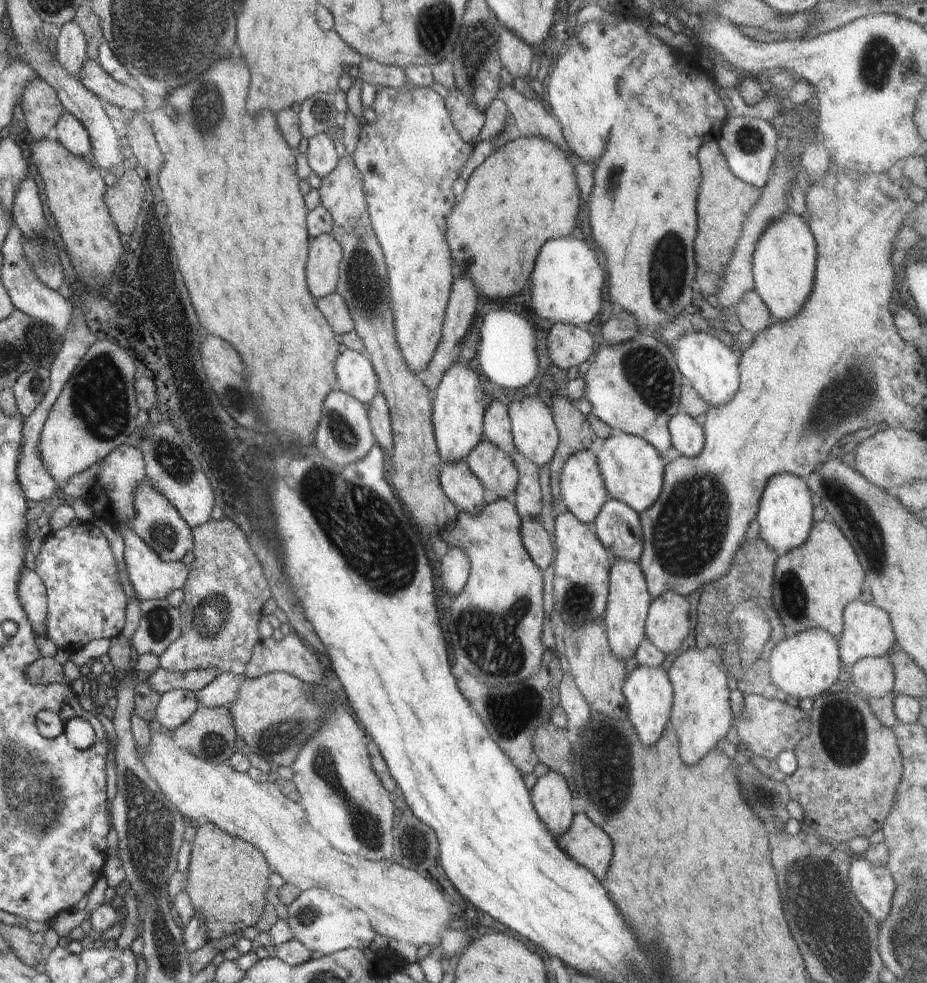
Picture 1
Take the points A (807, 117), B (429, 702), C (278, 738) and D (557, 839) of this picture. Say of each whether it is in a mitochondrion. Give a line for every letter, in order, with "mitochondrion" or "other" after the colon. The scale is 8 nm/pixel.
A: other
B: other
C: mitochondrion
D: other

